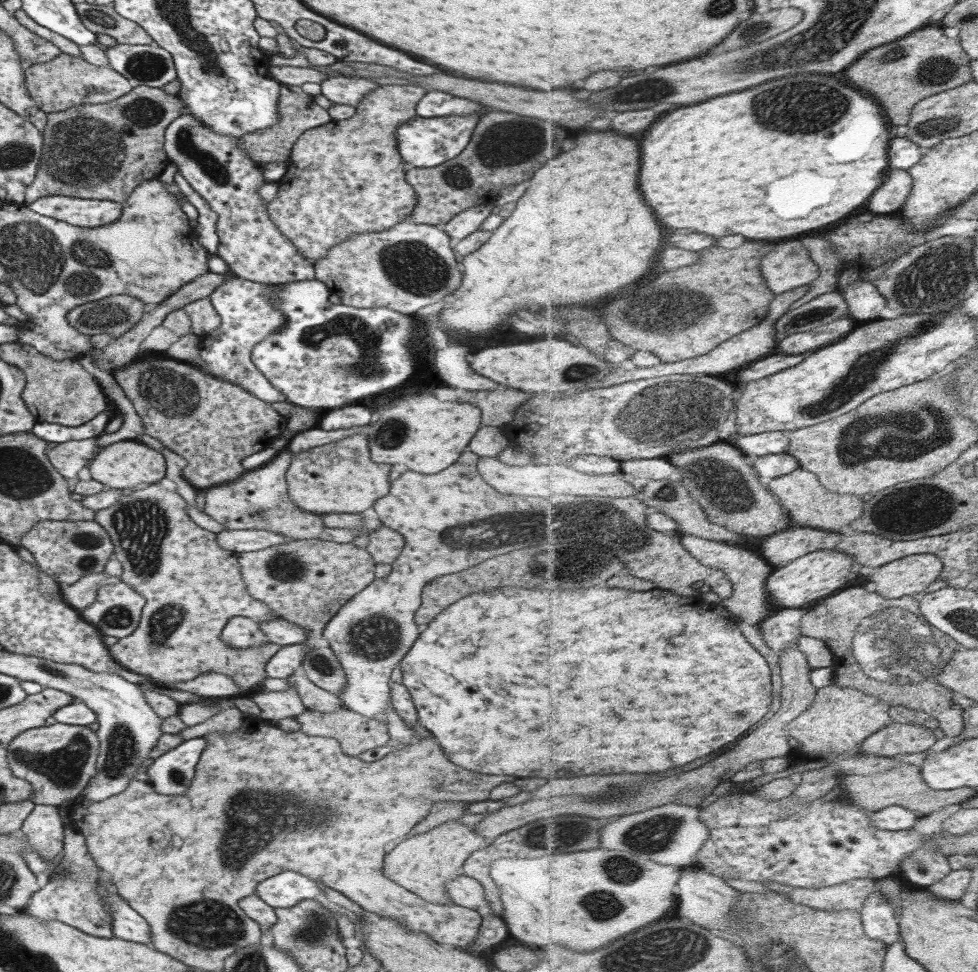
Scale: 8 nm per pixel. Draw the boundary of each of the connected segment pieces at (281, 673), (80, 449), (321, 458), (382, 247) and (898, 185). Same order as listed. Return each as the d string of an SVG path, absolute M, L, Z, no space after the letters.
M305 644L279 646L275 655L265 665L266 676L268 678L287 679L300 667L307 652L309 649Z
M97 437L70 440L47 449L46 457L63 478L73 478L83 466L87 466L100 449L97 446Z
M359 433L294 453L287 470L284 472L284 479L286 480L286 492L289 498L301 510L320 515L329 513L353 514L363 512L370 506L374 506L373 500L387 494L387 490L389 490L389 480L387 480L389 470L391 470L391 466L375 464L370 459L366 435Z
M398 222L387 230L357 233L333 245L324 257L313 262L314 280L335 292L345 306L390 308L414 316L427 304L439 302L461 283L449 237L438 225Z
M891 170L881 190L877 190L877 194L869 200L869 210L875 215L896 215L905 205L913 187L914 178L907 170Z

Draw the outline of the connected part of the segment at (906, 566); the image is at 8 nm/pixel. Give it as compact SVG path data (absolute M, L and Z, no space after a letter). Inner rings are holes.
M915 554L890 562L888 565L878 567L877 572L869 576L870 585L875 592L887 598L903 598L905 595L923 592L927 586L931 586L944 570L944 562L935 554Z

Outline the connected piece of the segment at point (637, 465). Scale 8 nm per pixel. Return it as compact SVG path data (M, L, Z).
M662 457L622 460L620 471L625 475L625 479L633 484L633 488L640 493L649 482L669 478L677 469L667 457Z

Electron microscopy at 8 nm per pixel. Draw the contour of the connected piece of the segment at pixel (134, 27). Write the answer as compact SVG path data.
M75 3L74 9L87 30L110 36L119 45L151 45L153 42L138 24L119 16L111 4Z

